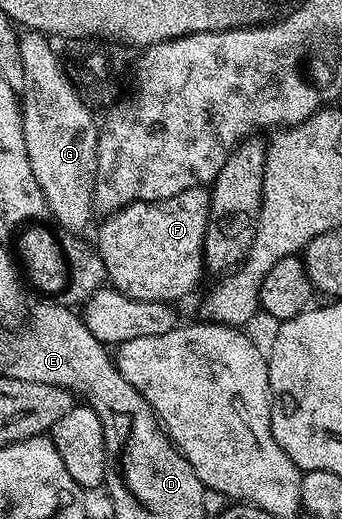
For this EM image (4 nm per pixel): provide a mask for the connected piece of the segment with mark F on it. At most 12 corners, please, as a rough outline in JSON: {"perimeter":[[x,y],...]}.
{"perimeter":[[210,191],[109,215],[109,285],[177,303],[204,275]]}

